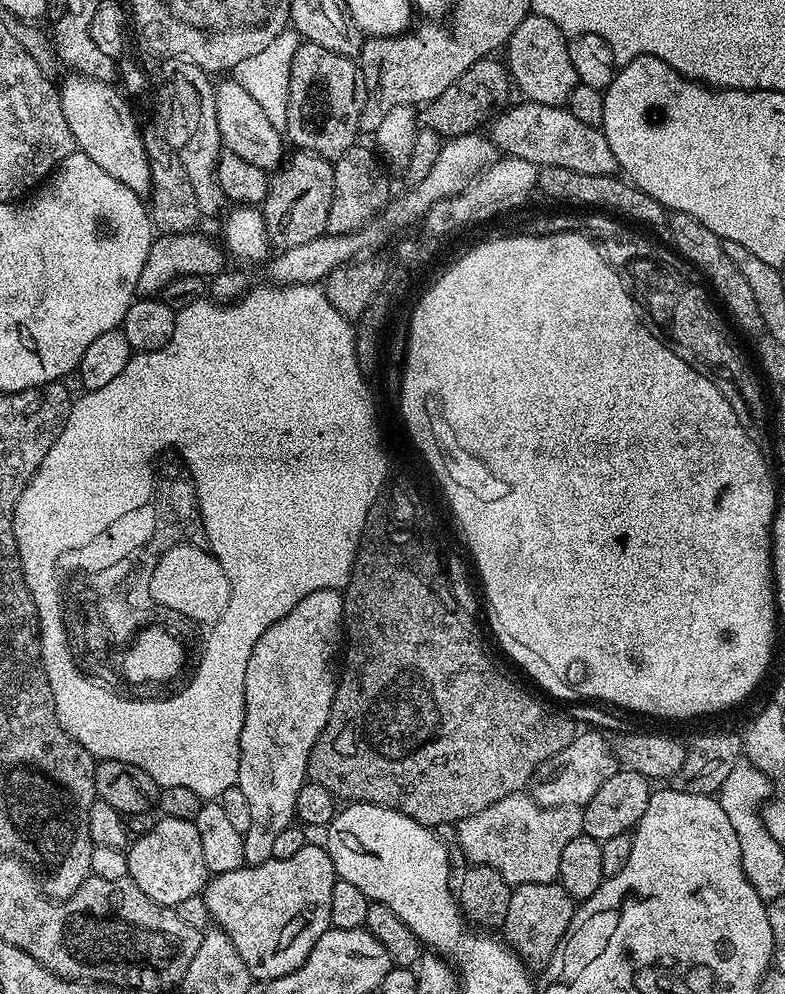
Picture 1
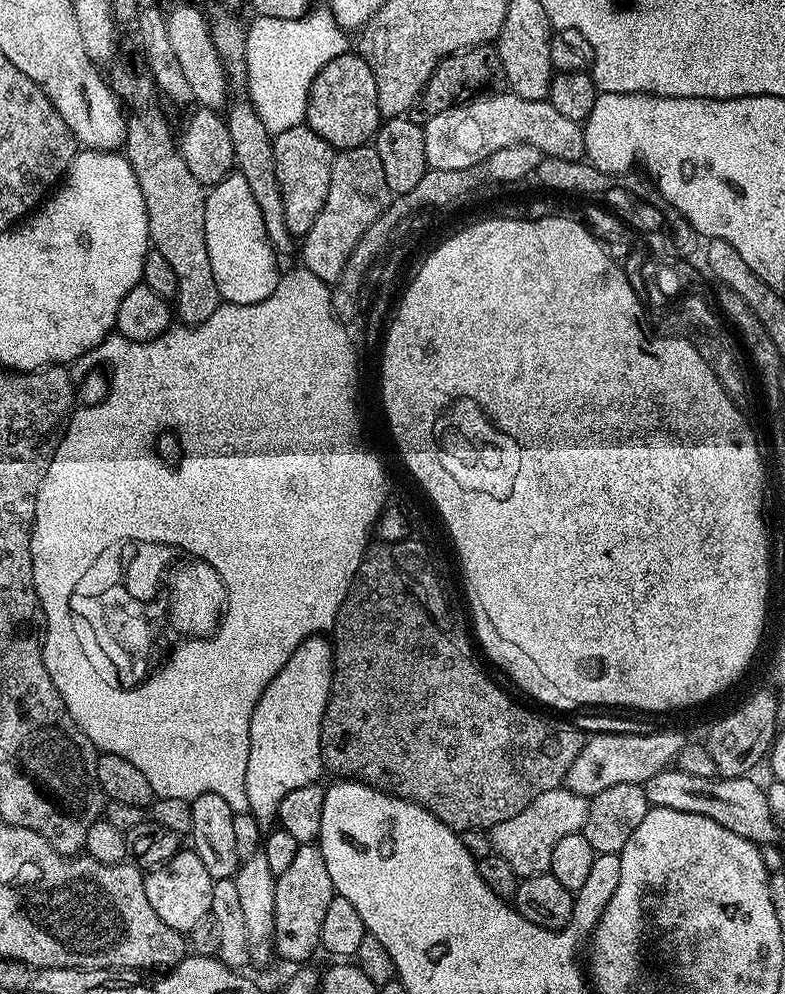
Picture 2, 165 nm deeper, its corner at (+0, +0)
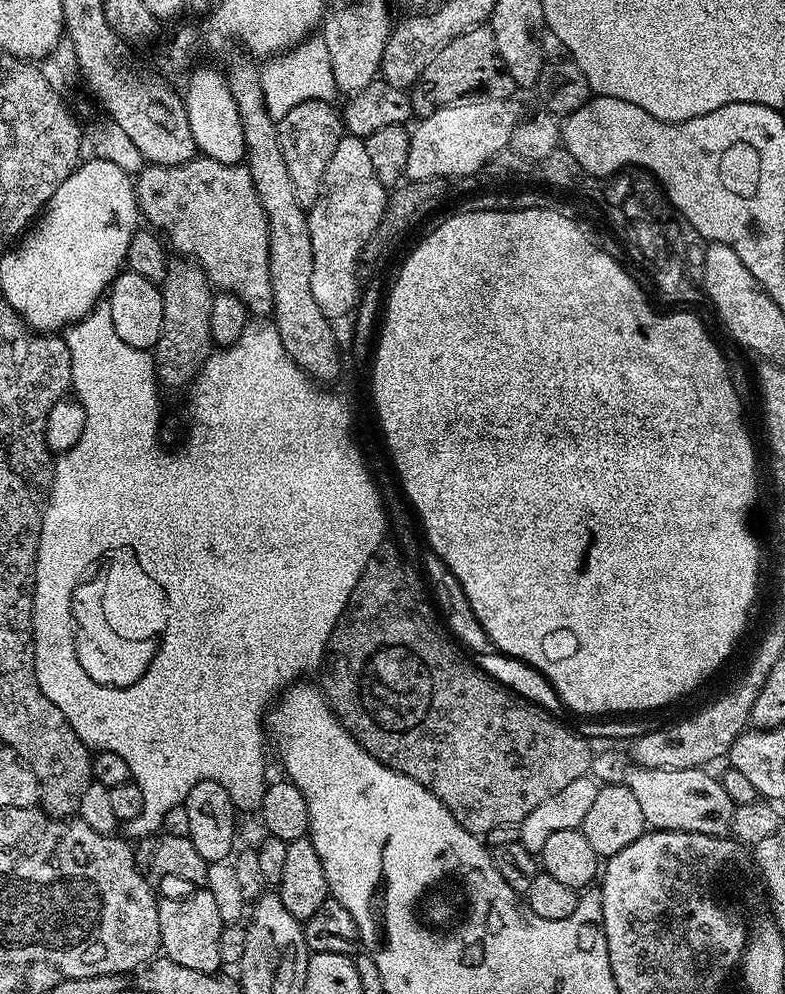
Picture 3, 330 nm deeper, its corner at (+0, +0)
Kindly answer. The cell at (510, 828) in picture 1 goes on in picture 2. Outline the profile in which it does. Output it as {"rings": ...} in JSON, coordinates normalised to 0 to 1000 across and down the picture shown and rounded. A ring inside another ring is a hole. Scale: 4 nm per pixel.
{"rings":[[[717,791],[696,795],[696,799],[685,799],[685,803],[680,803],[670,815],[655,819],[655,823],[645,823],[645,827],[634,827],[624,834],[628,858],[645,863],[659,882],[694,880],[711,846],[721,843],[721,839],[731,839],[743,834],[749,806],[750,802],[731,799]]]}

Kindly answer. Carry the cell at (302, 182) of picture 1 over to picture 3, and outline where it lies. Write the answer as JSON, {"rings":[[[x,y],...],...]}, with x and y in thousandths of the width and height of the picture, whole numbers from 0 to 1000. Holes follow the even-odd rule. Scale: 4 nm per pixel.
{"rings":[[[395,101],[385,107],[375,107],[369,115],[358,119],[354,131],[354,147],[359,147],[359,159],[364,159],[364,171],[369,171],[369,183],[375,183],[375,195],[389,211],[396,209],[410,191],[410,179],[415,167],[431,151],[431,143],[441,135],[438,122],[427,104],[417,101]]]}

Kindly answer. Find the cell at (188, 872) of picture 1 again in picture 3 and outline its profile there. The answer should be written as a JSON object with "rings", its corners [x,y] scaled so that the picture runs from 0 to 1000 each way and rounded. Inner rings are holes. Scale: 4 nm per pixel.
{"rings":[[[245,895],[241,901],[229,901],[225,905],[205,904],[201,908],[201,936],[204,953],[213,965],[237,972],[241,976],[257,976],[271,980],[282,977],[278,962],[278,944],[283,944],[287,929],[278,911],[273,908],[273,899],[262,895]]]}

